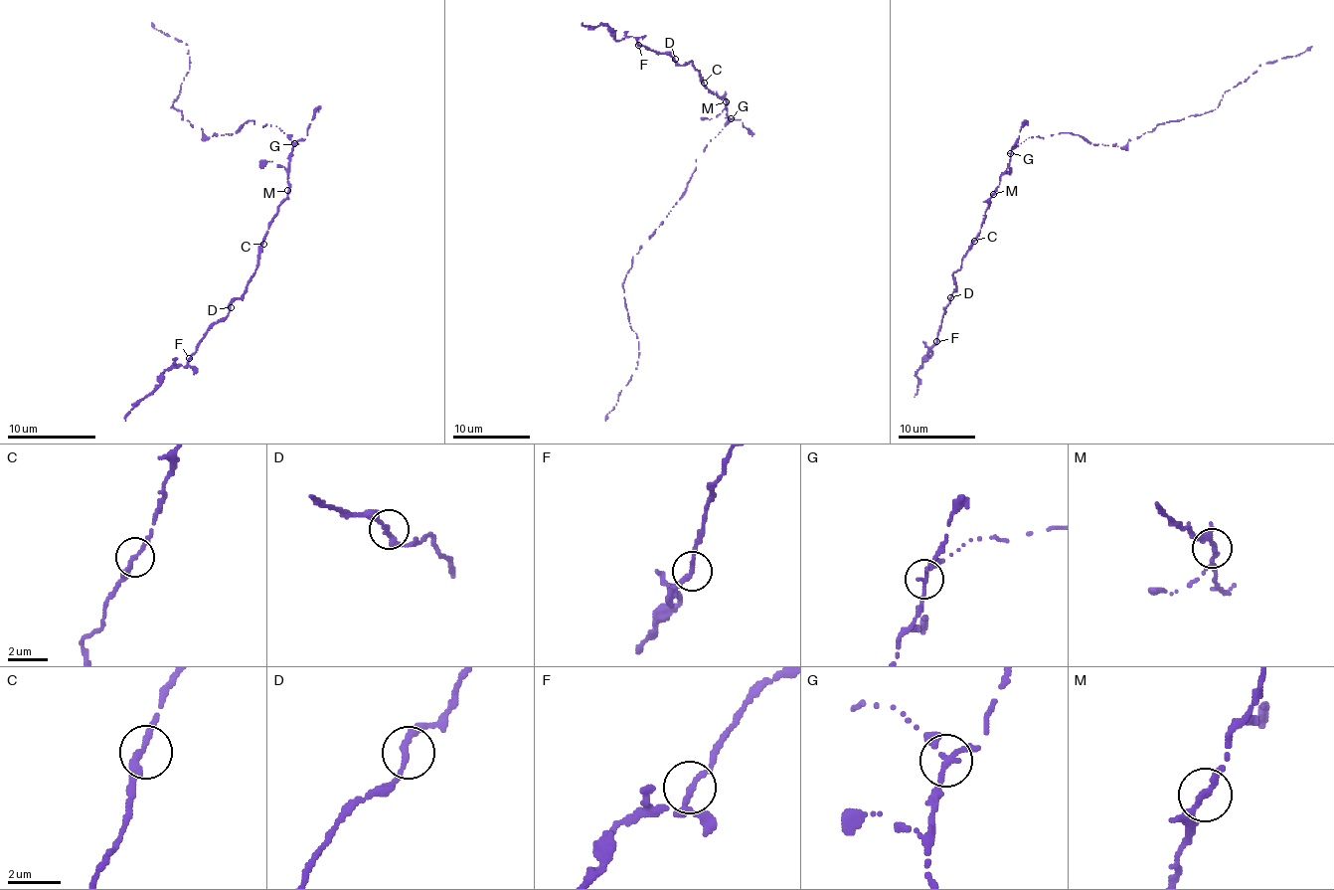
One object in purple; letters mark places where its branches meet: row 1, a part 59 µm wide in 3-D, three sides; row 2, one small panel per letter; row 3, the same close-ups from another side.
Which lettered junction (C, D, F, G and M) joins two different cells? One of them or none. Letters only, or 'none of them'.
G

